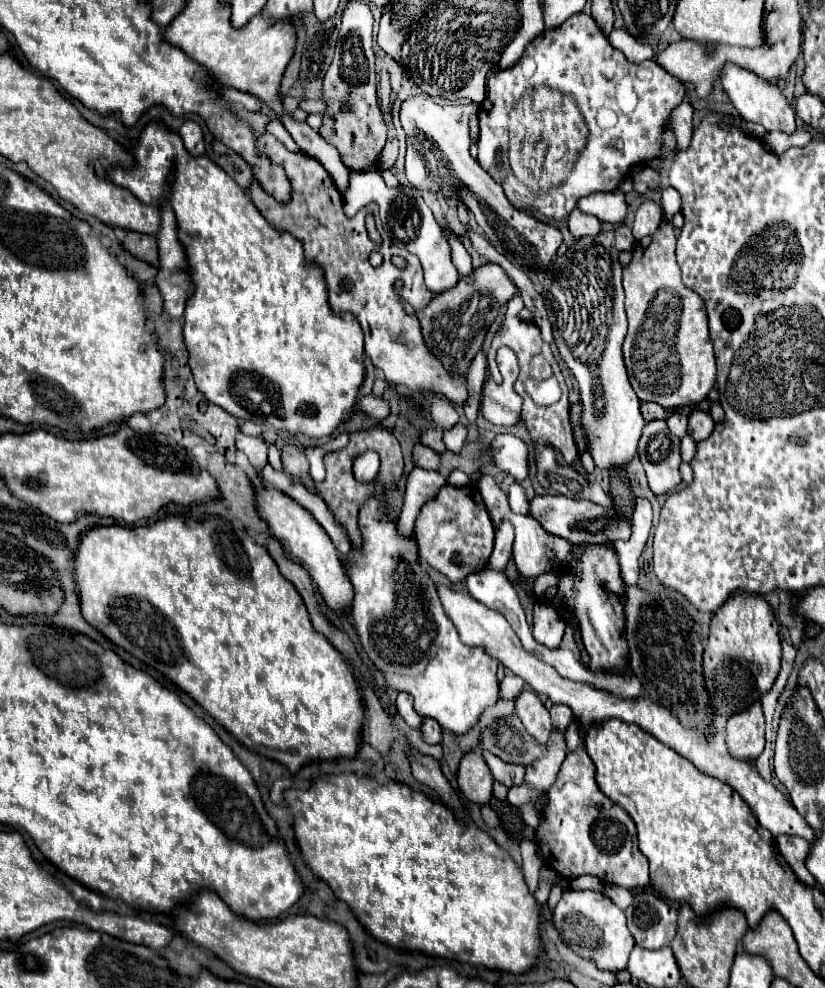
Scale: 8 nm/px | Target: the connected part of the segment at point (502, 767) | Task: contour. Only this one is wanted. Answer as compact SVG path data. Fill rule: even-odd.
M483 751L483 757L491 769L491 775L495 781L507 785L507 787L513 787L513 785L519 785L525 777L525 767L523 765L513 765L513 763L505 763L501 761L499 757L495 757L493 753L489 751Z

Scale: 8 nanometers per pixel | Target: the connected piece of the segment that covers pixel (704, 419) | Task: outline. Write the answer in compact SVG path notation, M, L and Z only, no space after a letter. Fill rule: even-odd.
M693 411L689 415L689 435L695 439L695 441L703 441L707 439L715 429L715 421L711 419L709 413L703 413L703 411Z

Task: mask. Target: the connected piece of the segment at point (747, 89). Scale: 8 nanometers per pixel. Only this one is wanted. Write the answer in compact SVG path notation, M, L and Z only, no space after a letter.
M727 63L721 71L721 85L725 89L725 93L729 95L733 107L737 109L737 113L751 123L759 123L763 125L767 131L785 131L785 133L793 133L797 129L795 125L795 111L789 105L787 97L783 95L783 91L779 89L777 83L773 81L765 81L759 75L755 75L749 69L737 67L733 63Z

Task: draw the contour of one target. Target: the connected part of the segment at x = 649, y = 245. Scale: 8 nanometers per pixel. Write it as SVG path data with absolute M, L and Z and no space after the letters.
M663 221L653 235L637 243L631 263L623 269L628 321L623 357L629 381L641 401L655 401L663 407L683 407L703 401L711 393L717 375L705 305L681 281L675 243L673 227Z

